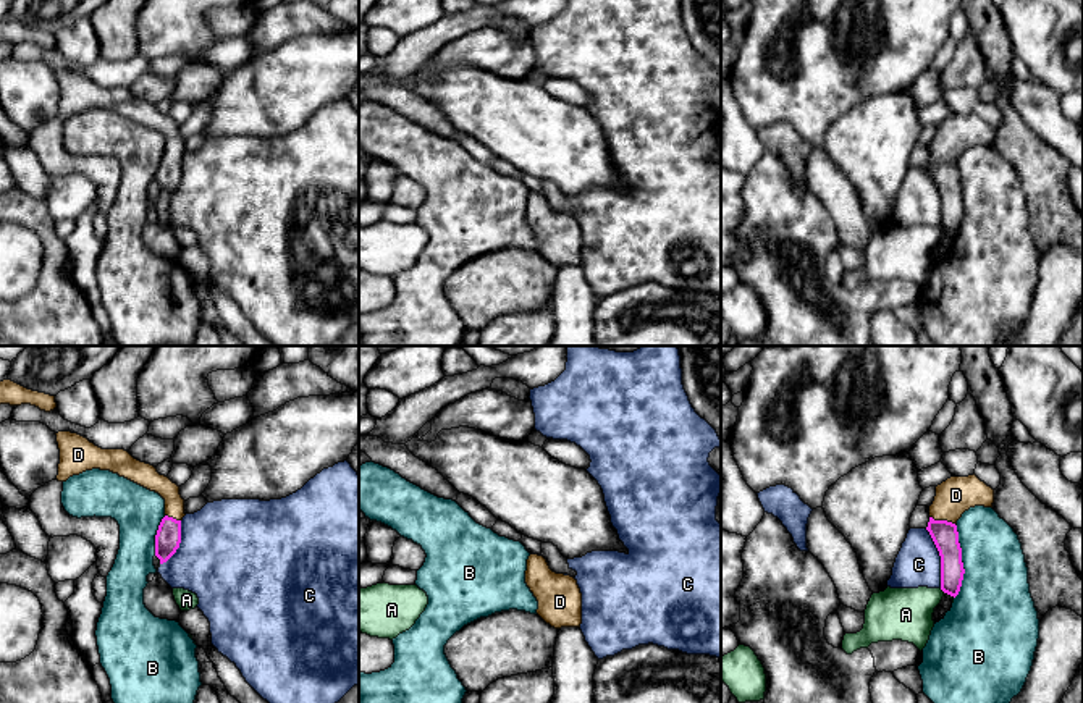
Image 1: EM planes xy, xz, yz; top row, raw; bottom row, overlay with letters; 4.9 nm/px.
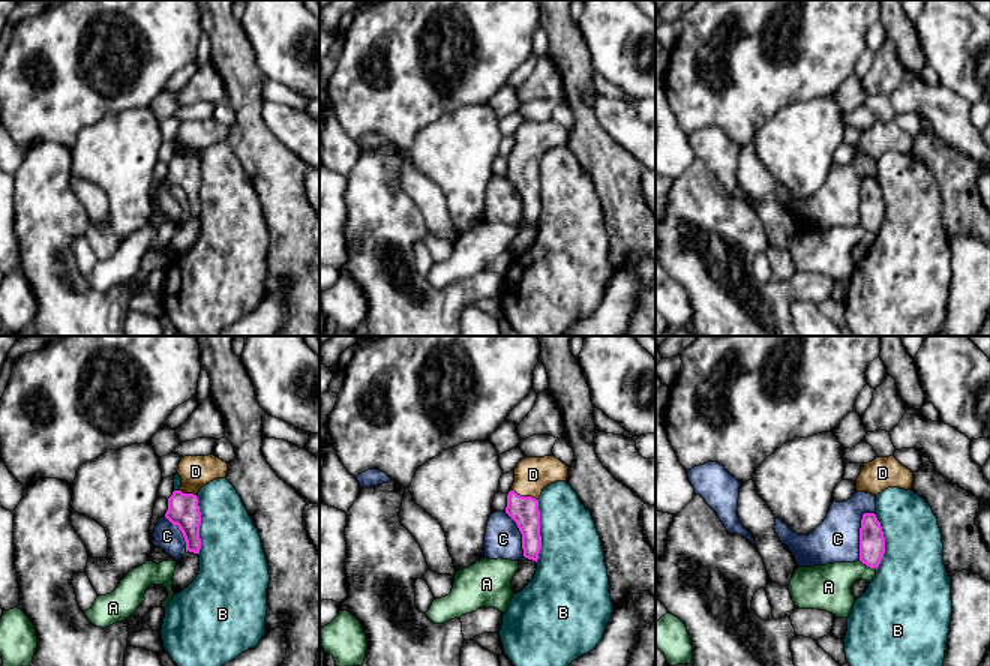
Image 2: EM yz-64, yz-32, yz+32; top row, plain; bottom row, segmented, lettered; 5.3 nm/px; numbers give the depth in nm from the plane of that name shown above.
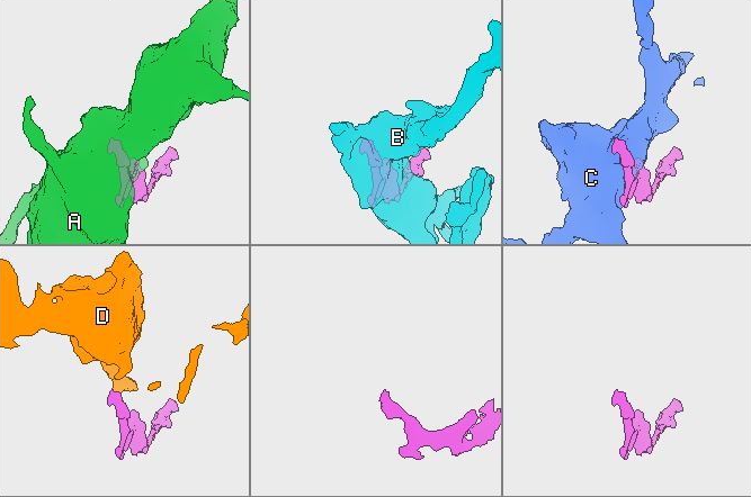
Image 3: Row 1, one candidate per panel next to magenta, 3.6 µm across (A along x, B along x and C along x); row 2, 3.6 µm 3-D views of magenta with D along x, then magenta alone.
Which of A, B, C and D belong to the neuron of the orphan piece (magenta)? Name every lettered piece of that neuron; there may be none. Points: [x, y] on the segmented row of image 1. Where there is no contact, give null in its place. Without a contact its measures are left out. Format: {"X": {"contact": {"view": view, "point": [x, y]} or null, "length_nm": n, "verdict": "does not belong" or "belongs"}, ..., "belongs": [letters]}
{"A": {"contact": {"view": "yz", "point": [943, 590]}, "length_nm": 40, "verdict": "does not belong"}, "B": {"contact": {"view": "yz", "point": [960, 561]}, "length_nm": 380, "verdict": "does not belong"}, "C": {"contact": {"view": "yz", "point": [941, 558]}, "length_nm": 300, "verdict": "does not belong"}, "D": {"contact": {"view": "yz", "point": [943, 521]}, "length_nm": 130, "verdict": "belongs"}, "belongs": ["D"]}

